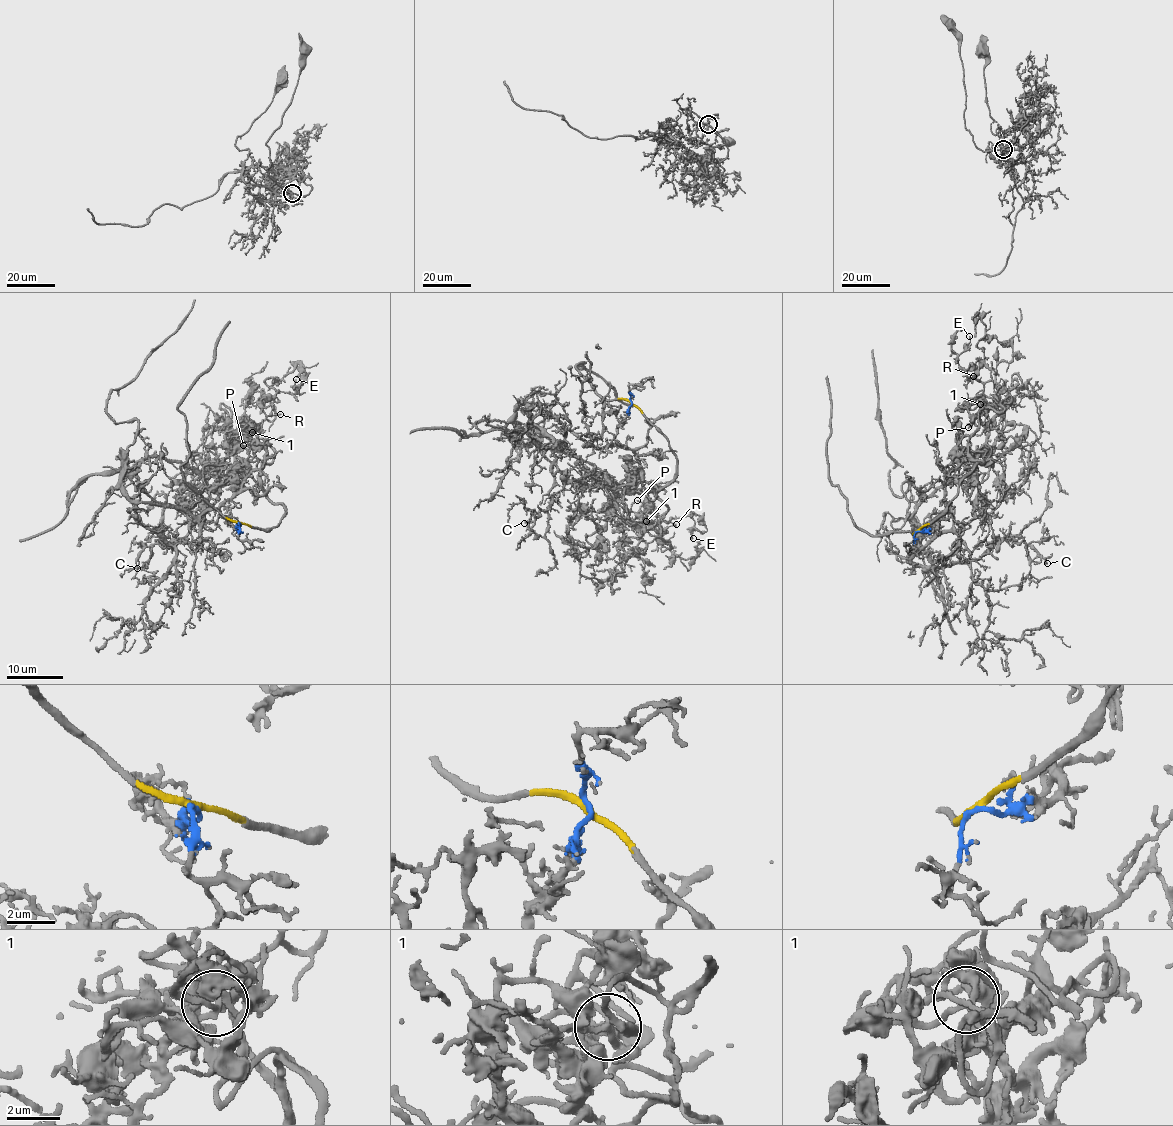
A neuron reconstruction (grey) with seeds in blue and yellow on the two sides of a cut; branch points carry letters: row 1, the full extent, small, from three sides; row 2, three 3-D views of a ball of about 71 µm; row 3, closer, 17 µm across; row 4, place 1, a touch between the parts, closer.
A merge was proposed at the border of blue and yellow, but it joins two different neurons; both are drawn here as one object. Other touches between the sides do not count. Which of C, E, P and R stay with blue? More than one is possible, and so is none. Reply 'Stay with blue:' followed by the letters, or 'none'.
Stay with blue: C

